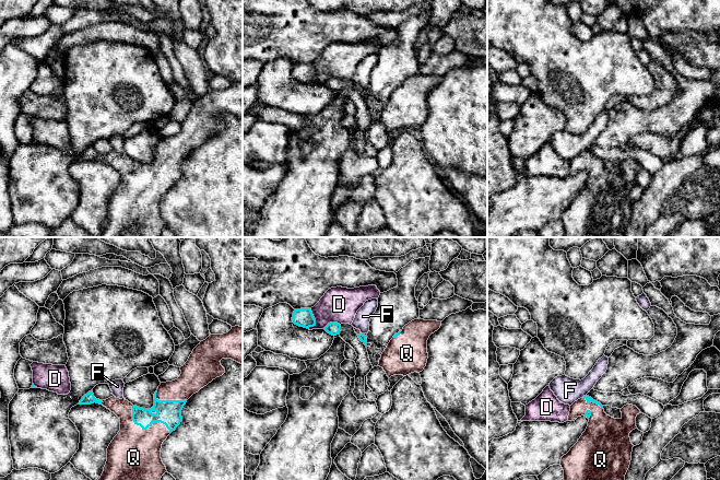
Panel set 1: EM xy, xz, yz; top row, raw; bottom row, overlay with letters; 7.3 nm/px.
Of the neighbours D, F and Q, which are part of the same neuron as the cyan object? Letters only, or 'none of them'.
Q

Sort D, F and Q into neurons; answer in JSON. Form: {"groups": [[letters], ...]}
{"groups": [["D"], ["F"], ["Q"]]}

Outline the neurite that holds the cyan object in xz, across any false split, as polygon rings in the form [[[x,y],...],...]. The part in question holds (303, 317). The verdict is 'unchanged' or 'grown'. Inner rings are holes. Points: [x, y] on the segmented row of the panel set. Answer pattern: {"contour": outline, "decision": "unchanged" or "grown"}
{"contour": [[[310,308],[295,309],[292,320],[295,325],[304,328],[316,326],[316,319]]], "decision": "unchanged"}

